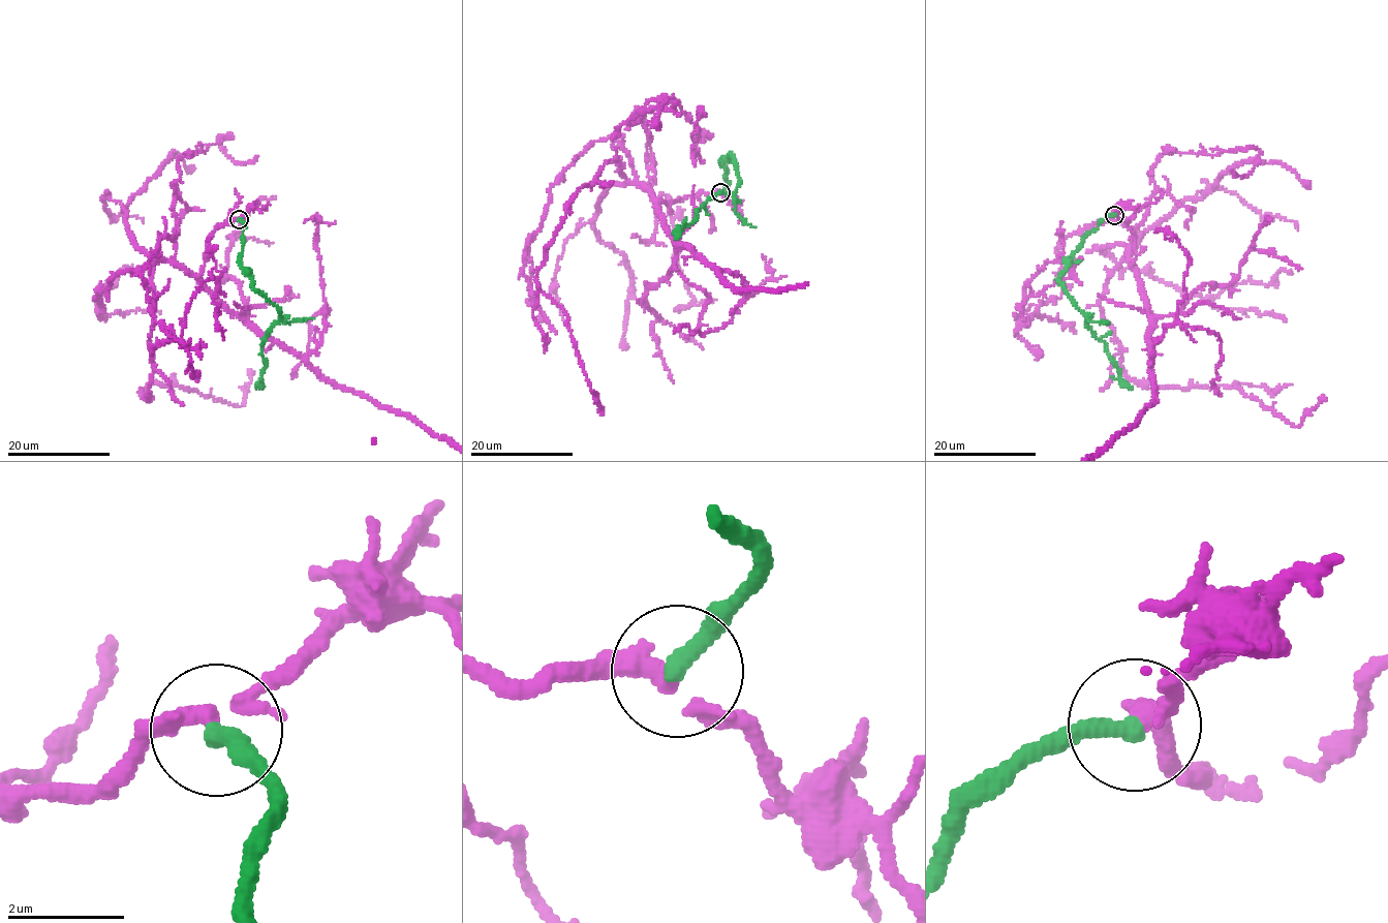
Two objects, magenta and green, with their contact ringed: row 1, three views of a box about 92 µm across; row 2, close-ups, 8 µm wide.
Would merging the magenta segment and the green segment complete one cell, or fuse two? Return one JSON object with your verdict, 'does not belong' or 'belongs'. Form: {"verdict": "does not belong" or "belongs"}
{"verdict": "does not belong"}

